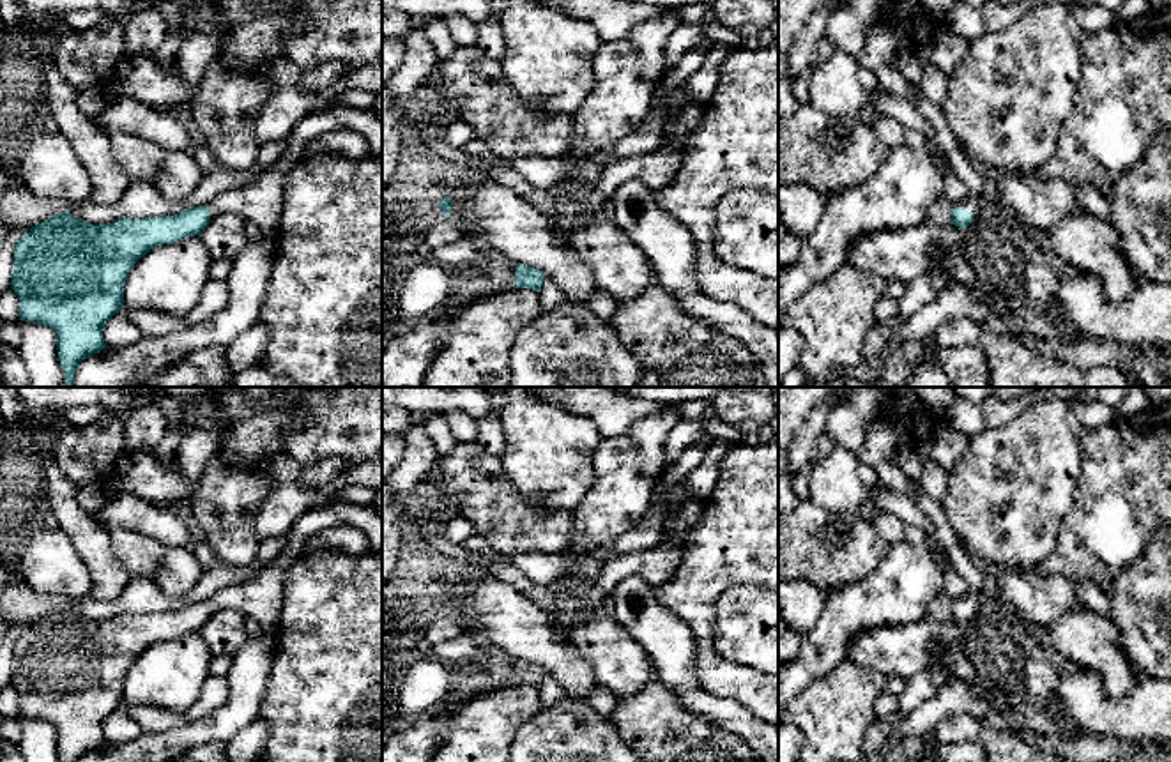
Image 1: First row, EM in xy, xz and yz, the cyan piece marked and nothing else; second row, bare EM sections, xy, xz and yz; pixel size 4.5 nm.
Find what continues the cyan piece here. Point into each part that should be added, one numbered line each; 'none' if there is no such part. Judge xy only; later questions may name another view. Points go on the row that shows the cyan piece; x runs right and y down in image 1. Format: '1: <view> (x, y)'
1: xy (260, 202)

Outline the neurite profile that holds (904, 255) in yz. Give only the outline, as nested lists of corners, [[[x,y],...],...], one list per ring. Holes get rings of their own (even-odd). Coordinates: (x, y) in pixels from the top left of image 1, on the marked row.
[[[925,221],[915,228],[872,232],[853,242],[846,263],[884,281],[911,283],[932,269],[934,255],[943,248],[964,253],[968,228]]]

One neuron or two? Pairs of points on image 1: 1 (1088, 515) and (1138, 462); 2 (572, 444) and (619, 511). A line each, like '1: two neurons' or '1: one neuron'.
1: one neuron
2: two neurons

